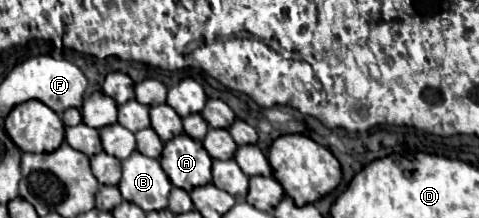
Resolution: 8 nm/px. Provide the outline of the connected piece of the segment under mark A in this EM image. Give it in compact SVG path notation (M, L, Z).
M179 134L169 140L159 162L173 186L187 192L211 182L211 156L205 152L201 142L187 134Z

